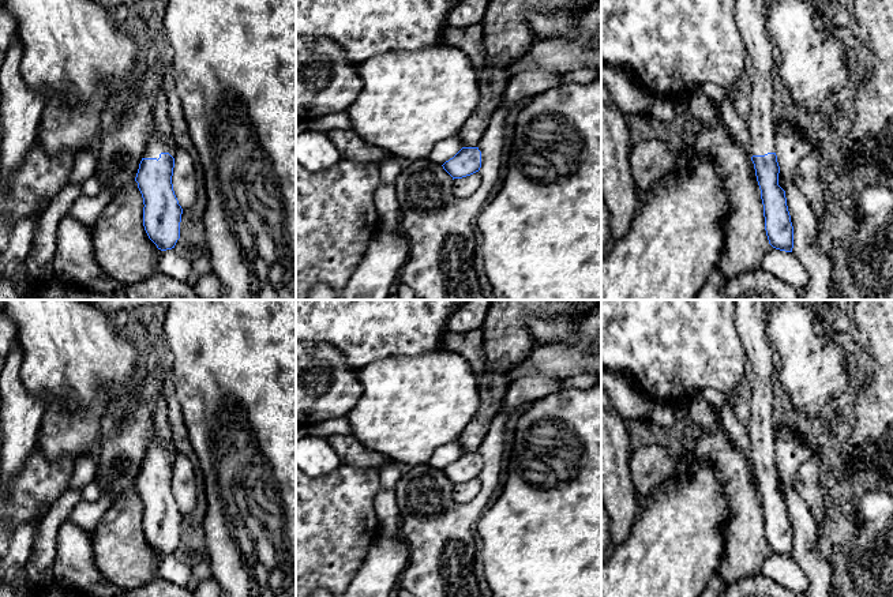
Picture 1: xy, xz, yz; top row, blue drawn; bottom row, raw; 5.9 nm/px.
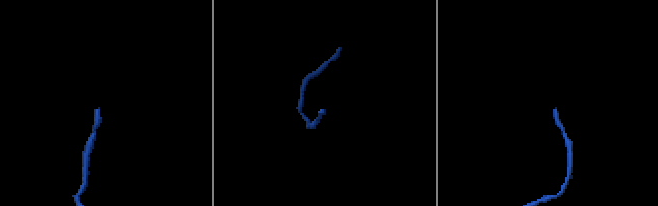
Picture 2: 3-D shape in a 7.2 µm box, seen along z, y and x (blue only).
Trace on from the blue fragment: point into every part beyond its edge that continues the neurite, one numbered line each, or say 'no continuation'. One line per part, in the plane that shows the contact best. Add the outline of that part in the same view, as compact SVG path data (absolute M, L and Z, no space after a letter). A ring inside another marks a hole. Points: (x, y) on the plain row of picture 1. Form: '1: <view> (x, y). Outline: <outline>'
1: xy (156, 450). Outline: M154 435L149 440L143 463L160 463L161 458L169 458L168 447Z

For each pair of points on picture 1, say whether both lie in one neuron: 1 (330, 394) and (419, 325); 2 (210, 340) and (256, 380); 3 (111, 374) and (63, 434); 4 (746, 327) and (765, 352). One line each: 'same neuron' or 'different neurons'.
1: different neurons
2: same neuron
3: different neurons
4: same neuron

